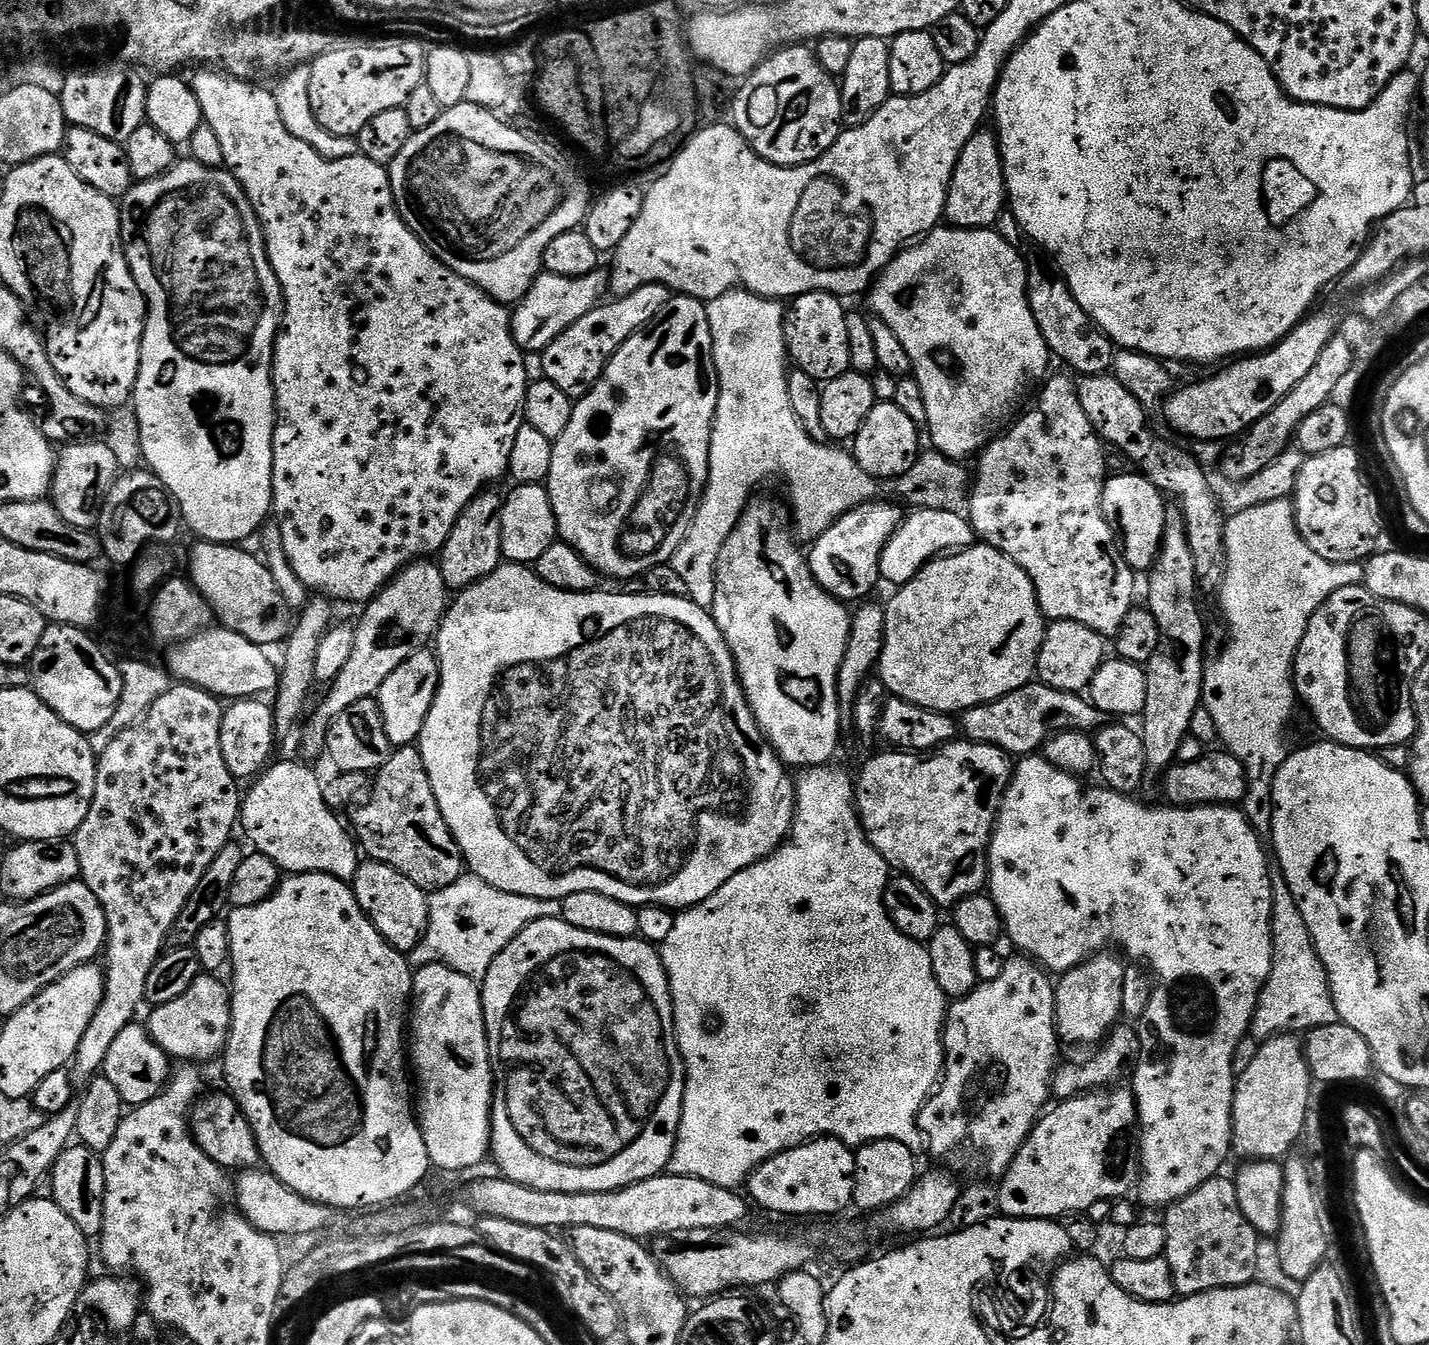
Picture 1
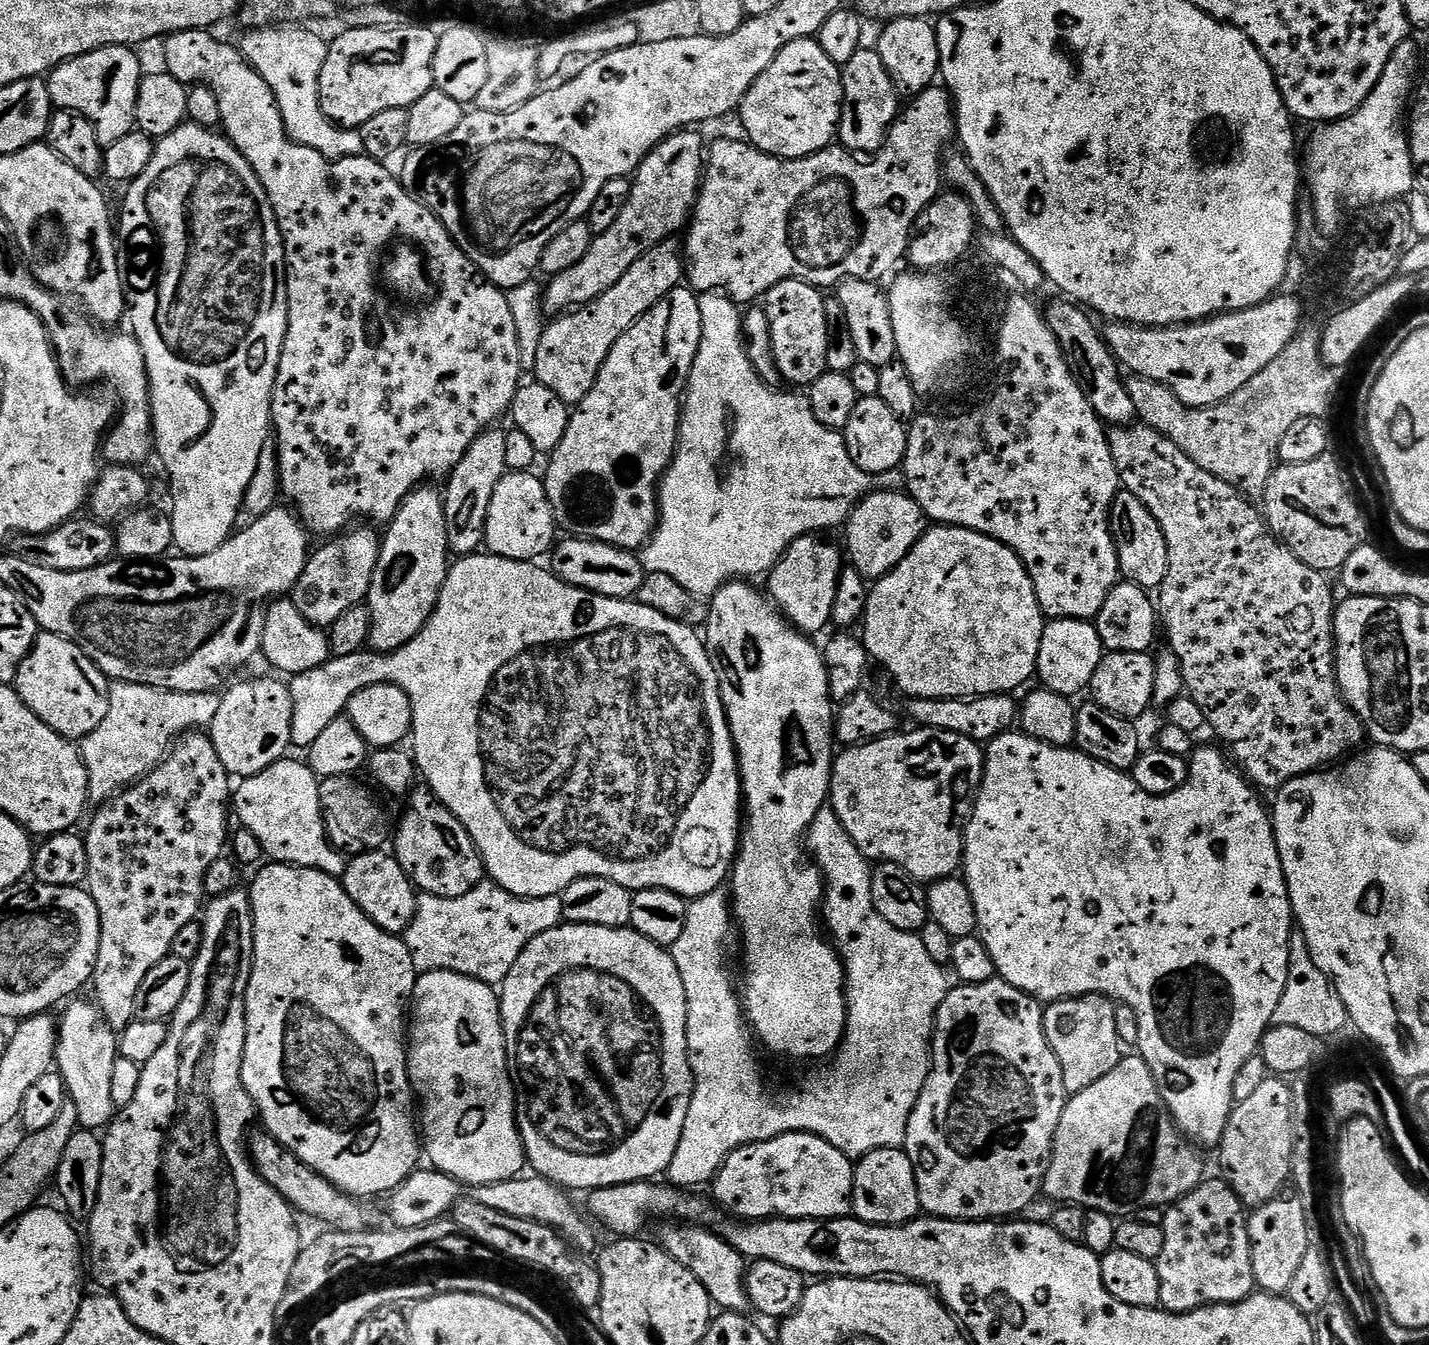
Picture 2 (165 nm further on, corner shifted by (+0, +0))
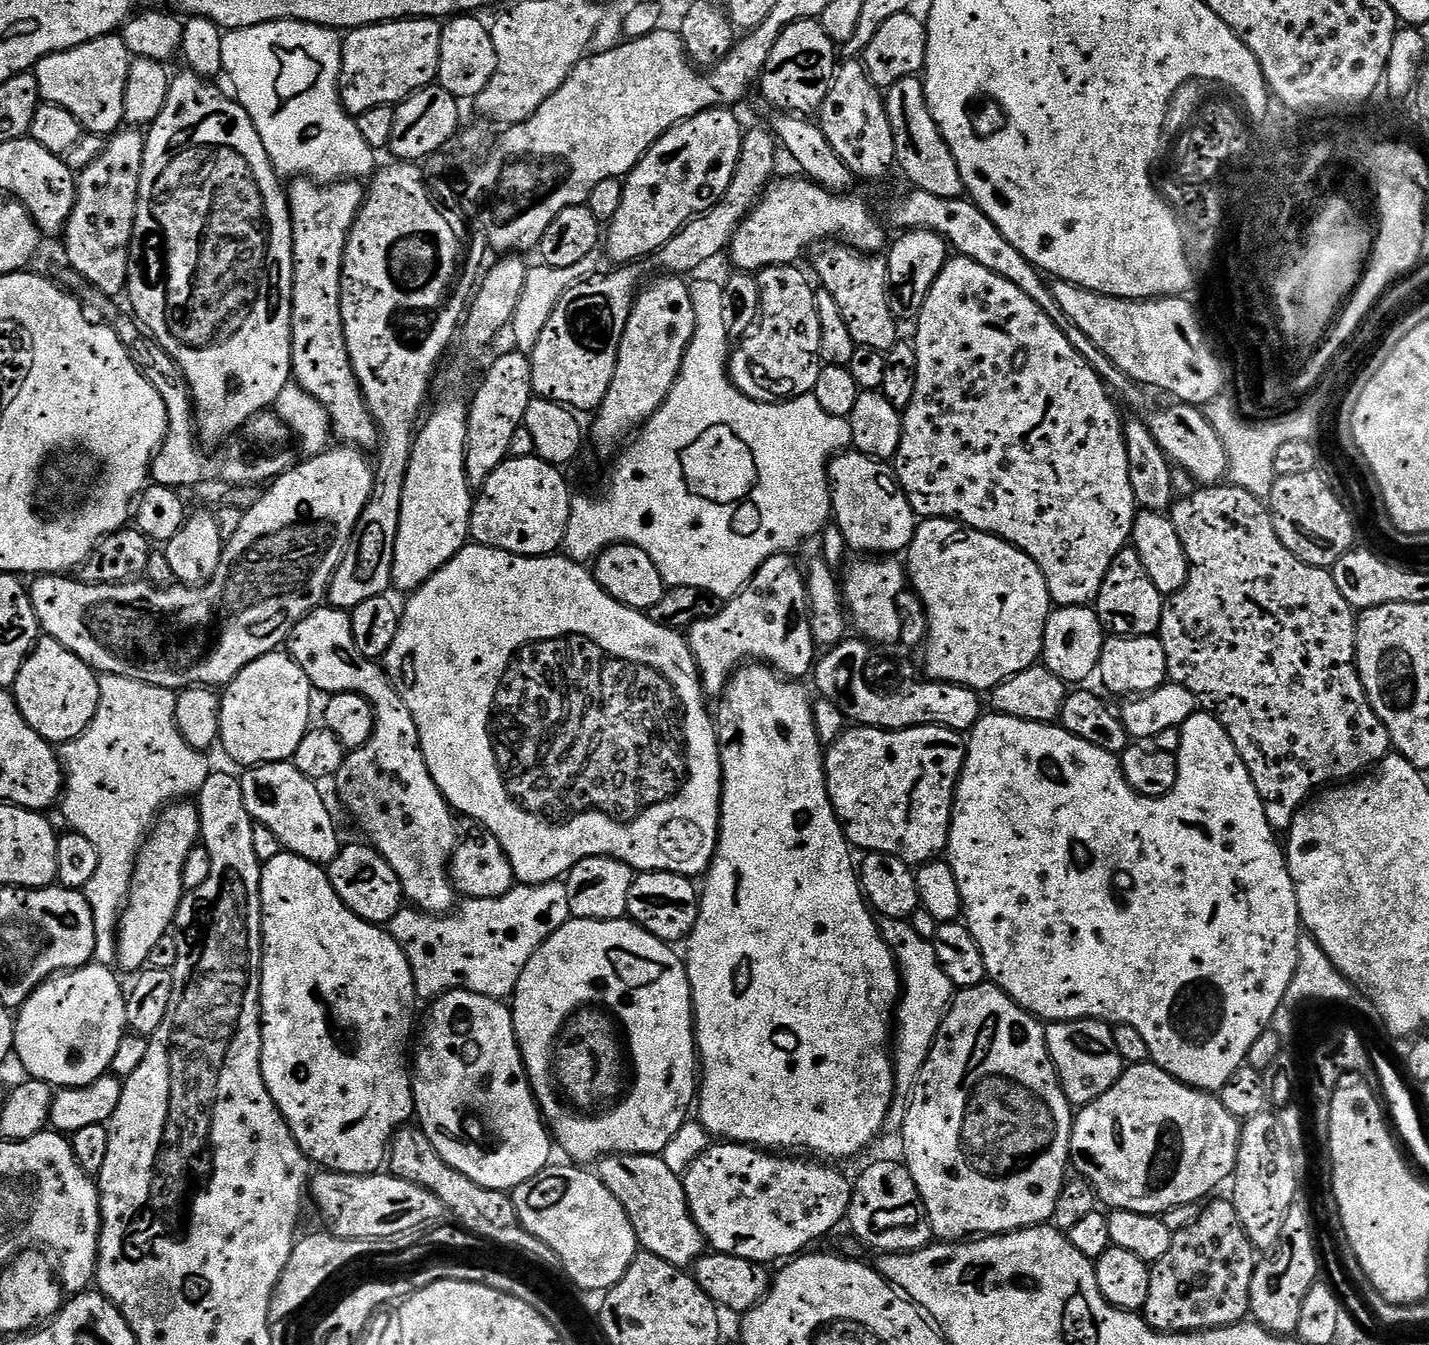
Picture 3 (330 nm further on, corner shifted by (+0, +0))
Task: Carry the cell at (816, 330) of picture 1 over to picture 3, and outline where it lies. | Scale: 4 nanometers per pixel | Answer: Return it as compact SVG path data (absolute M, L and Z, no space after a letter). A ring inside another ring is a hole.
M790 264L761 268L756 281L760 287L758 323L751 335L739 341L740 349L731 353L728 375L732 383L753 400L771 398L779 402L815 393L822 361L813 285L808 285L800 266Z

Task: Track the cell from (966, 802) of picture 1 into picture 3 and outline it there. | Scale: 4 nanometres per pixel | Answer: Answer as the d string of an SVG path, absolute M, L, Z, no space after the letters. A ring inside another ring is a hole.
M927 724L917 728L900 728L897 732L888 732L884 728L849 727L840 733L840 737L830 745L824 758L824 777L828 780L828 797L844 827L844 837L853 849L864 848L865 853L885 852L896 856L910 866L919 866L945 855L948 846L948 835L952 825L952 805L956 803L956 786L960 783L960 775L964 769L964 759L968 756L965 737L959 732L943 728L937 724Z

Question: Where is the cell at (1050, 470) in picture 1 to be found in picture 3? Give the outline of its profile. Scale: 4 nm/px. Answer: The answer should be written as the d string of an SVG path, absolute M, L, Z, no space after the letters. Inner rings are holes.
M959 254L944 263L934 286L930 286L930 294L926 294L926 302L914 321L914 327L918 378L911 385L914 398L902 412L904 425L894 457L894 471L900 489L906 494L917 517L958 520L967 528L1000 537L1007 544L1021 548L1040 567L1048 583L1053 605L1065 608L1091 605L1114 558L1118 558L1120 551L1131 541L1132 524L1138 515L1134 490L1130 490L1130 466L1126 458L1122 415L1112 401L1114 396L1108 385L1086 362L1086 358L1082 358L1082 354L1070 346L1066 334L1054 326L1052 319L1044 313L1042 306L1038 306L1038 302L1034 302L1034 298L1022 294L1014 282L994 274L994 270L986 270L986 266L978 266L978 262Z

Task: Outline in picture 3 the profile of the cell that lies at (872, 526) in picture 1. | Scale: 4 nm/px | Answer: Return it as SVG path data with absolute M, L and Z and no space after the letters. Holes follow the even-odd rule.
M781 554L762 562L751 582L740 595L731 597L717 616L700 620L687 629L686 639L696 659L705 697L723 696L732 675L745 662L763 662L785 678L804 678L800 676L813 671L818 649L814 634L810 634L804 573L790 557Z

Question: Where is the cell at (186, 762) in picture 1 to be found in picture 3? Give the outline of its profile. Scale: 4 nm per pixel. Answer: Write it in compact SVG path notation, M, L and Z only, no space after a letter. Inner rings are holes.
M173 802L161 811L148 833L148 839L136 855L136 869L132 875L132 885L128 891L128 903L123 914L120 915L120 927L116 929L116 954L119 967L136 974L148 964L150 950L166 935L173 931L178 914L178 906L184 897L184 883L182 882L182 866L186 866L186 858L190 858L190 850L194 850L201 843L200 838L200 809L192 802Z

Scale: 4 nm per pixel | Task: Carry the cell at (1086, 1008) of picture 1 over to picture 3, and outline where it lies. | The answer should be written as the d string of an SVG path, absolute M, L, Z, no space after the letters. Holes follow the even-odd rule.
M1100 1018L1057 1020L1045 1027L1048 1053L1069 1104L1083 1106L1102 1098L1102 1094L1106 1094L1106 1090L1110 1090L1124 1073L1126 1065L1122 1054L1118 1054L1118 1046L1114 1046L1112 1030L1113 1025Z

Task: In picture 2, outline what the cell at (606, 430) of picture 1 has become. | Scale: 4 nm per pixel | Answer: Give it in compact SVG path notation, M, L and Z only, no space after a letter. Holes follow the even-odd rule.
M678 287L670 294L666 294L666 298L662 298L662 302L655 304L642 319L634 322L634 326L630 326L630 330L626 330L626 334L622 334L622 338L618 338L618 342L614 342L614 346L606 358L606 362L602 366L590 394L586 394L586 398L582 398L582 402L575 405L574 411L569 415L566 434L562 438L560 445L550 454L549 460L552 461L548 464L548 472L552 476L568 476L568 480L561 482L560 488L564 491L565 498L568 499L570 511L592 512L584 520L583 535L585 537L600 540L604 544L613 544L615 548L627 548L629 550L643 549L644 545L651 540L652 533L656 531L658 519L658 485L664 473L667 472L672 457L676 454L676 441L680 438L681 382L687 381L688 375L692 373L694 358L698 354L698 346L701 342L702 314L700 313L700 296L691 287Z

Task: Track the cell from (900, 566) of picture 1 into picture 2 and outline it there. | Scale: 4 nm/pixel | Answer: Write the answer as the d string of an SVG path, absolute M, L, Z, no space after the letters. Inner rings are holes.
M876 490L864 497L857 504L852 515L846 521L846 529L848 528L848 552L852 555L850 560L851 567L854 567L861 573L865 581L875 582L880 577L885 576L887 572L893 572L898 566L898 562L902 562L902 558L906 558L906 554L910 554L910 550L924 537L926 531L926 517L922 509L918 506L918 502L911 496L900 490Z

